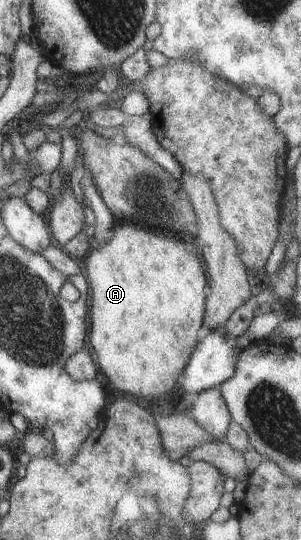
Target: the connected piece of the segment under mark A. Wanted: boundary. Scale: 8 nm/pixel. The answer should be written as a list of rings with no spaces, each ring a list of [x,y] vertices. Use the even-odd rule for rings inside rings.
[[[124,219],[118,221],[109,234],[108,241],[96,245],[81,260],[91,295],[90,345],[98,367],[114,389],[149,401],[166,399],[172,395],[192,351],[205,336],[202,325],[207,297],[204,289],[208,285],[205,265],[200,263],[200,255],[194,251],[192,255],[186,253],[184,245],[164,229],[148,228],[144,224],[140,227]]]

